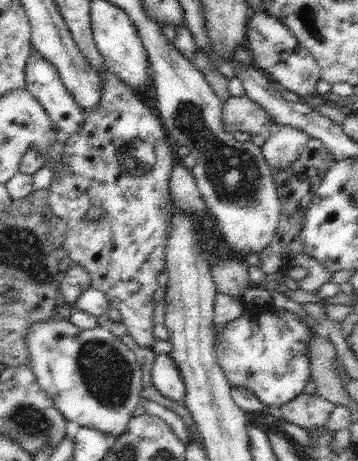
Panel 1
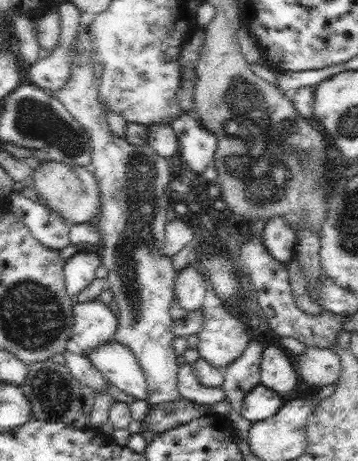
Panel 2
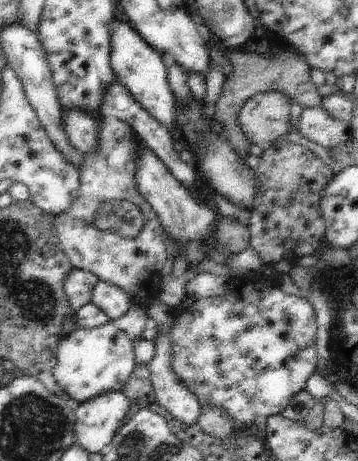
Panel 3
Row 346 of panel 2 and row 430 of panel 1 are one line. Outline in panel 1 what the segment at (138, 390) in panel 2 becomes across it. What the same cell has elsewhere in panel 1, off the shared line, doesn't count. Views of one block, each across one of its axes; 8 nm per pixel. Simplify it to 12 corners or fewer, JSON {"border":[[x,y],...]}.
{"border":[[99,324],[29,328],[27,366],[67,422],[111,442],[145,384]]}

